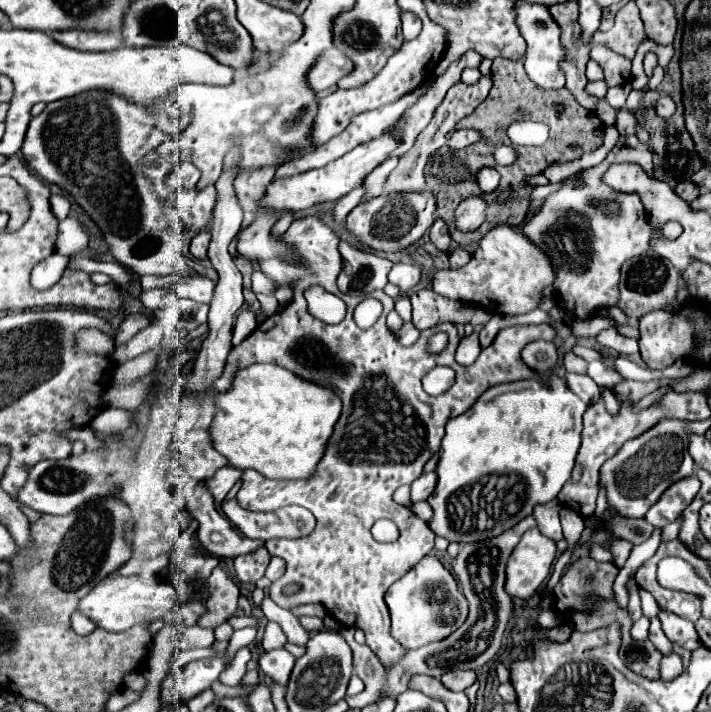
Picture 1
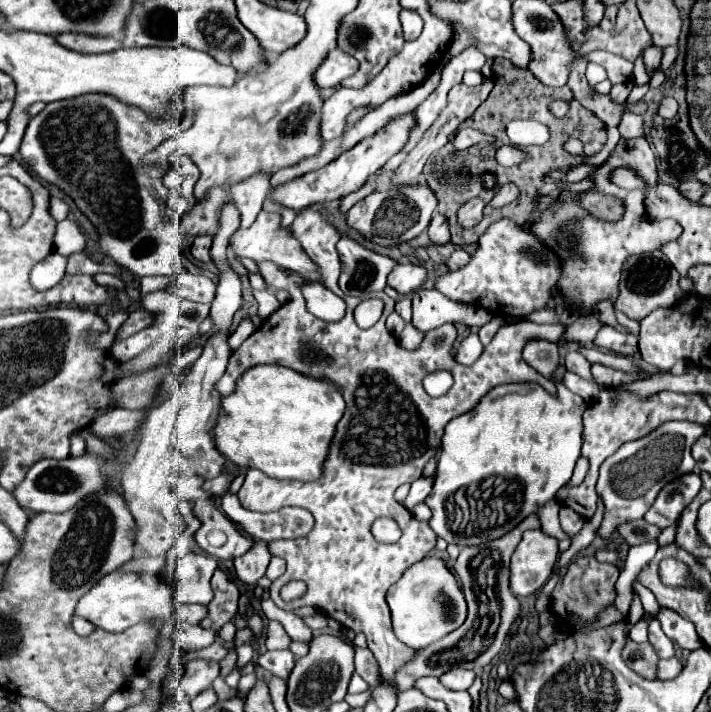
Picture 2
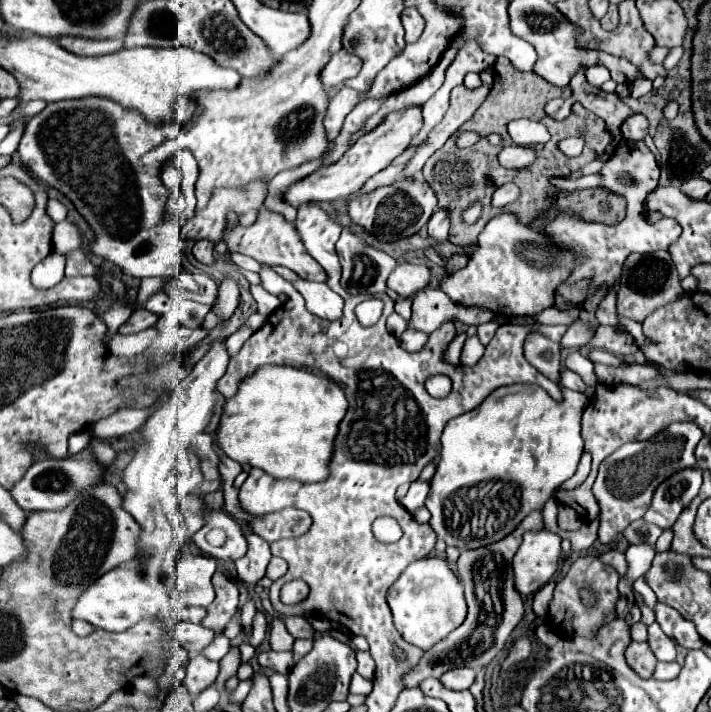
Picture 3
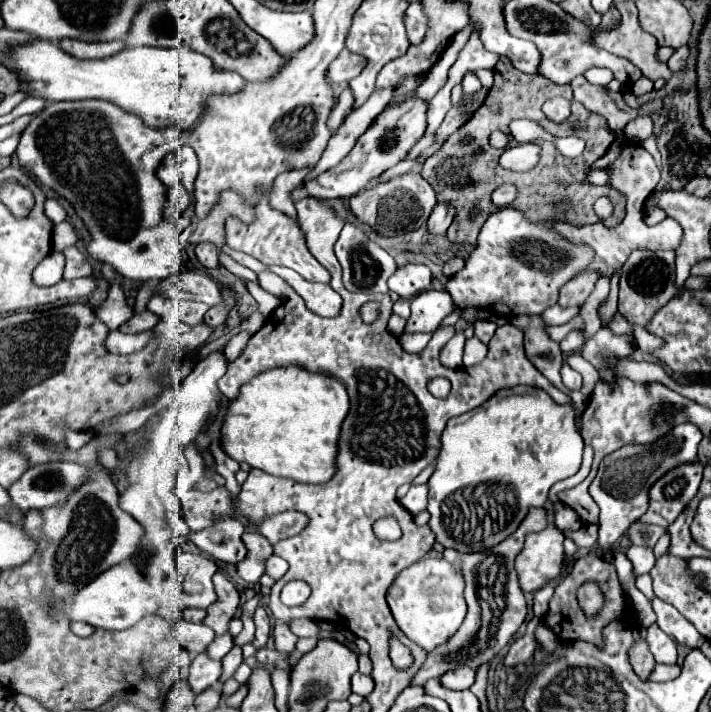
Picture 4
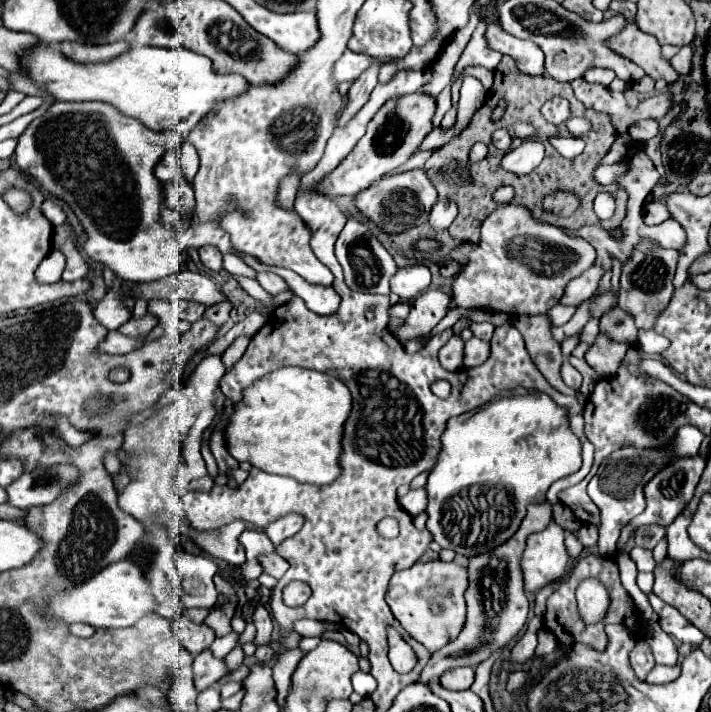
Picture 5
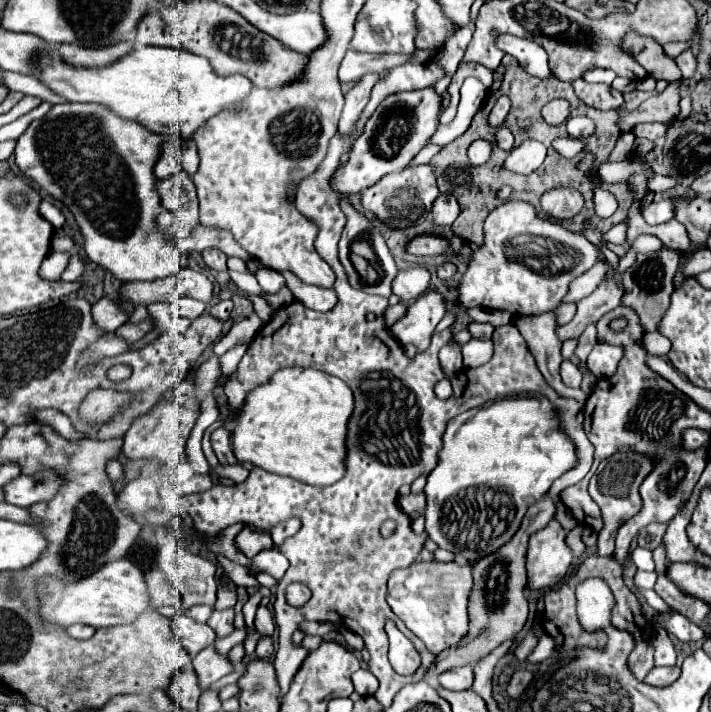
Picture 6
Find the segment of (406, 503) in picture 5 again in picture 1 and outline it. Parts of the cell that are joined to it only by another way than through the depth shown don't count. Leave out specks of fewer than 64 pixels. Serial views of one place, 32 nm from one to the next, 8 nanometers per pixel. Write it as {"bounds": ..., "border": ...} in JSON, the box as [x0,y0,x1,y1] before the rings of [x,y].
{"bounds":[412,472,436,502],"border":[[[422,472],[414,482],[412,482],[412,502],[426,500],[436,488],[436,472]]]}

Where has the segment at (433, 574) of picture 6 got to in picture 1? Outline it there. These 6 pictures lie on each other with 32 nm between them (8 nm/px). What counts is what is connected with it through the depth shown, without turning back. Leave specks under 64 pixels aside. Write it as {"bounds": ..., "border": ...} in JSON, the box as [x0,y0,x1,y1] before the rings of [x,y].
{"bounds":[384,556,468,648],"border":[[[434,556],[422,558],[410,572],[396,580],[388,588],[384,600],[392,616],[392,638],[404,648],[422,648],[426,644],[444,640],[456,632],[468,616],[468,602],[458,590],[454,576]]]}

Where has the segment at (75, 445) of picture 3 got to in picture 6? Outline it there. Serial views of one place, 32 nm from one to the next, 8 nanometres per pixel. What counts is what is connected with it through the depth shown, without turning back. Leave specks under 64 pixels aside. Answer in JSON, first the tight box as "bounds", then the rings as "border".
{"bounds":[36,410,86,442],"border":[[[42,410],[42,412],[38,412],[36,414],[36,418],[40,420],[40,422],[48,422],[60,436],[64,436],[64,438],[68,438],[68,440],[72,440],[72,442],[80,442],[80,440],[84,440],[86,436],[84,434],[80,434],[80,432],[76,432],[74,430],[74,426],[70,424],[70,420],[68,420],[68,416],[64,416],[62,412],[56,412],[56,410]]]}

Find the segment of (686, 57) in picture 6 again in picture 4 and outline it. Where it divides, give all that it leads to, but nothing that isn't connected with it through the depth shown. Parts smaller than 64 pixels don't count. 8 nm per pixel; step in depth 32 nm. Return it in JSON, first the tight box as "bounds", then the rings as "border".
{"bounds":[666,46,688,70],"border":[[[682,46],[682,48],[674,50],[674,54],[670,56],[670,60],[666,62],[666,64],[668,64],[668,68],[670,68],[670,70],[680,70],[680,68],[682,68],[682,64],[684,64],[686,52],[688,52],[688,48],[686,48],[686,46]]]}

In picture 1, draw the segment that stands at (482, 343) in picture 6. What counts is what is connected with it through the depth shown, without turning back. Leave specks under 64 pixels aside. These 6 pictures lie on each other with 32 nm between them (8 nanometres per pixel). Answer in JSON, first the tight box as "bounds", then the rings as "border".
{"bounds":[456,334,480,366],"border":[[[472,334],[472,336],[464,336],[460,340],[460,346],[456,350],[456,362],[460,366],[470,366],[478,354],[480,354],[480,342],[478,342],[478,334]]]}

